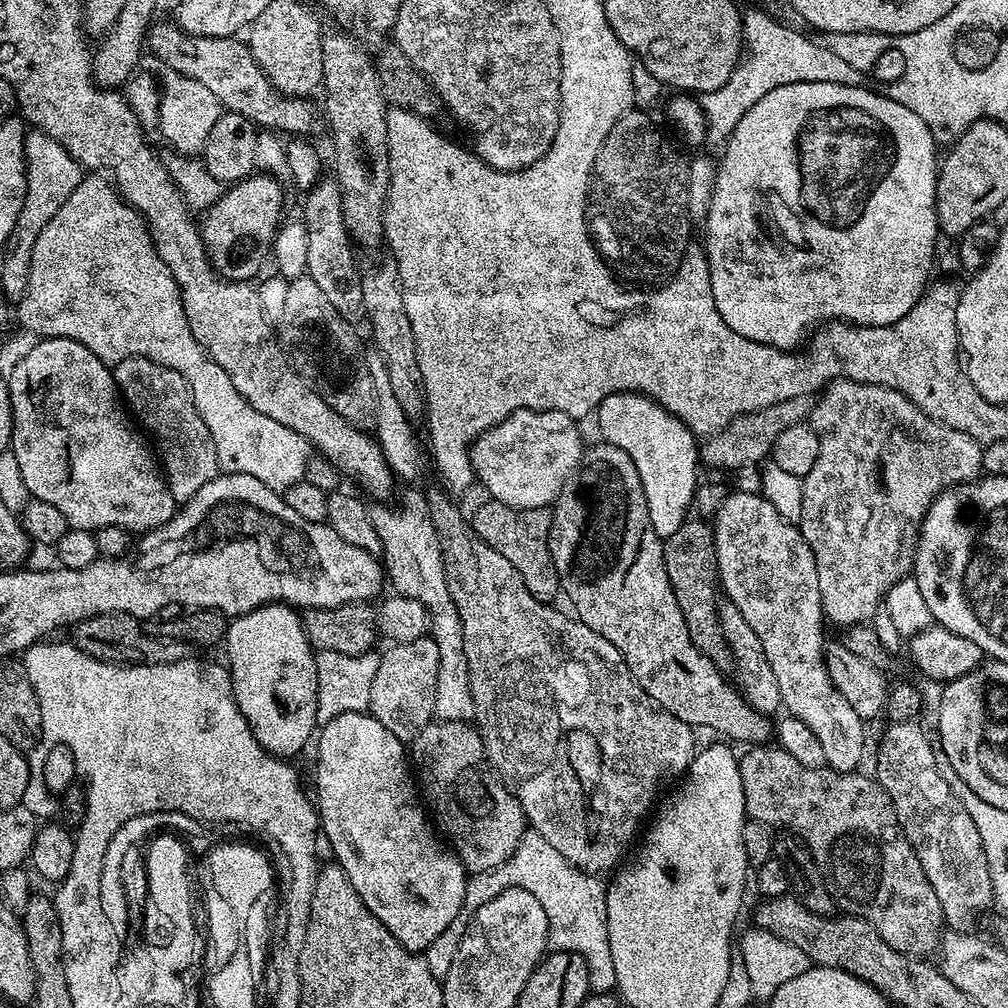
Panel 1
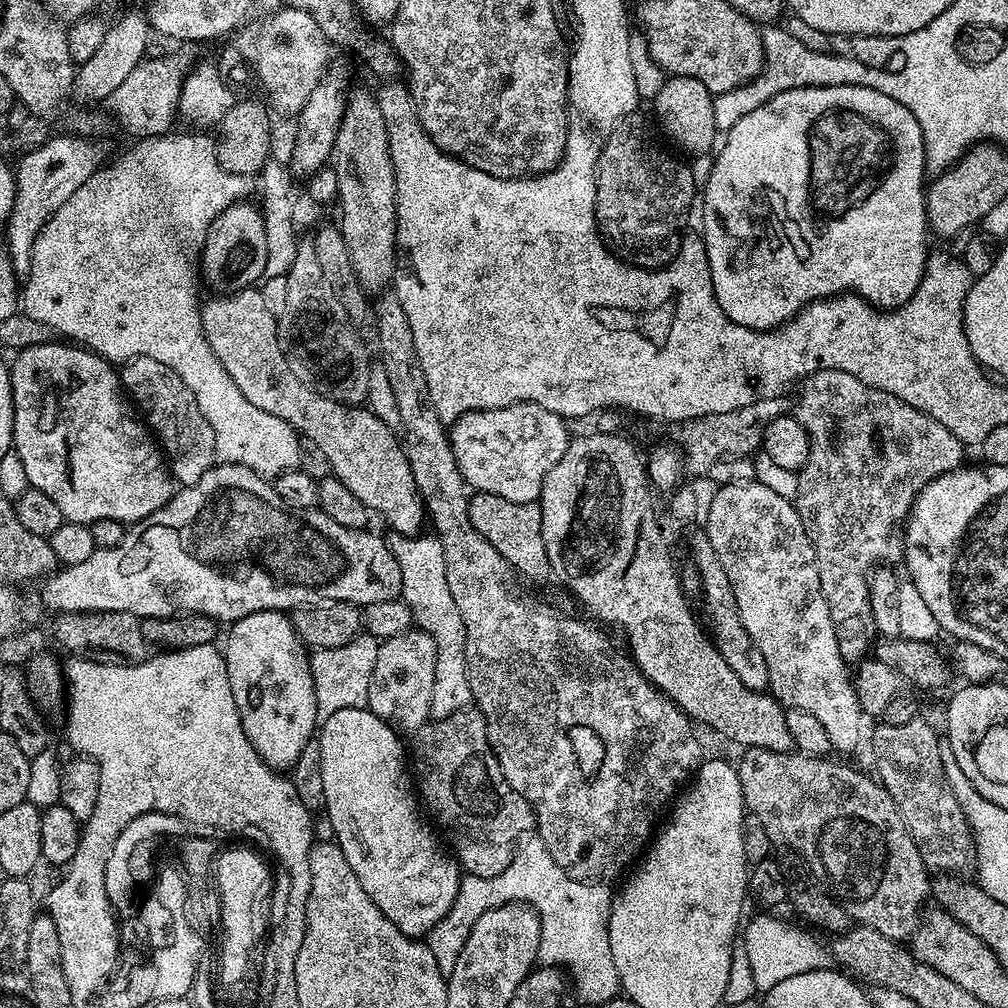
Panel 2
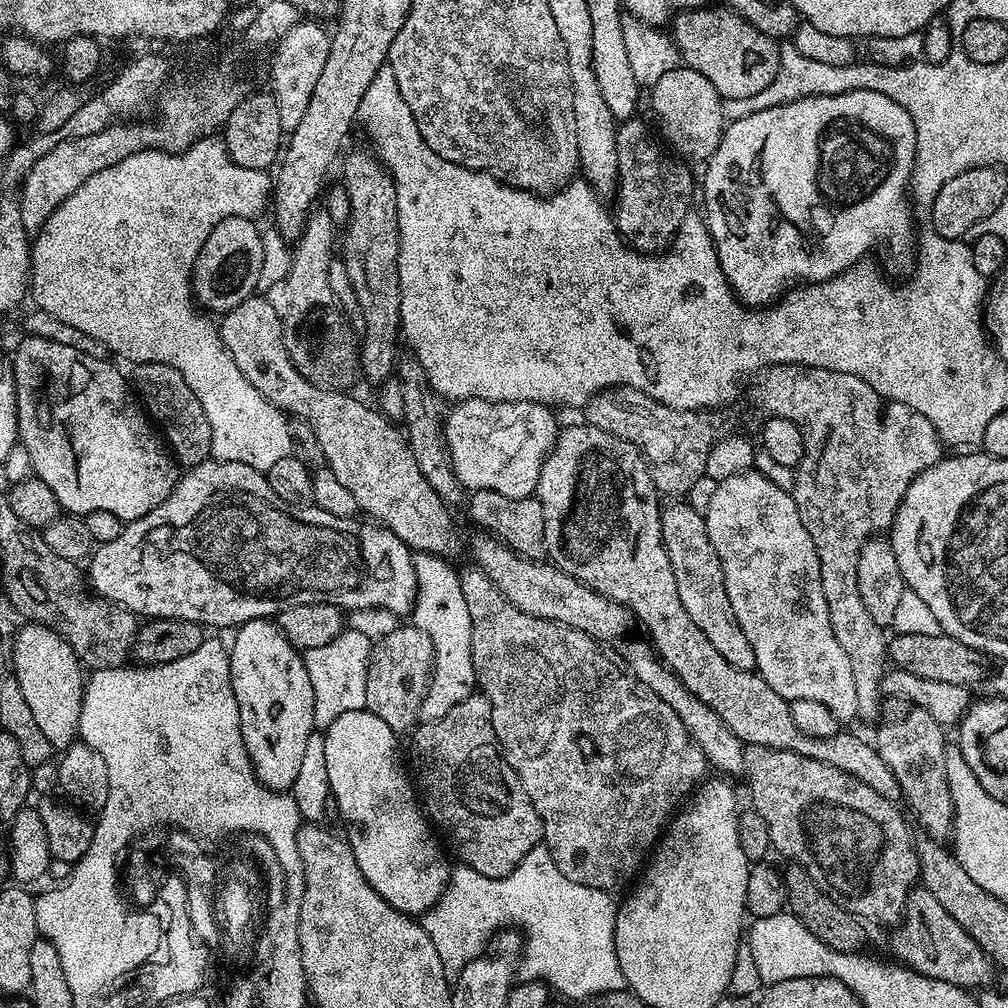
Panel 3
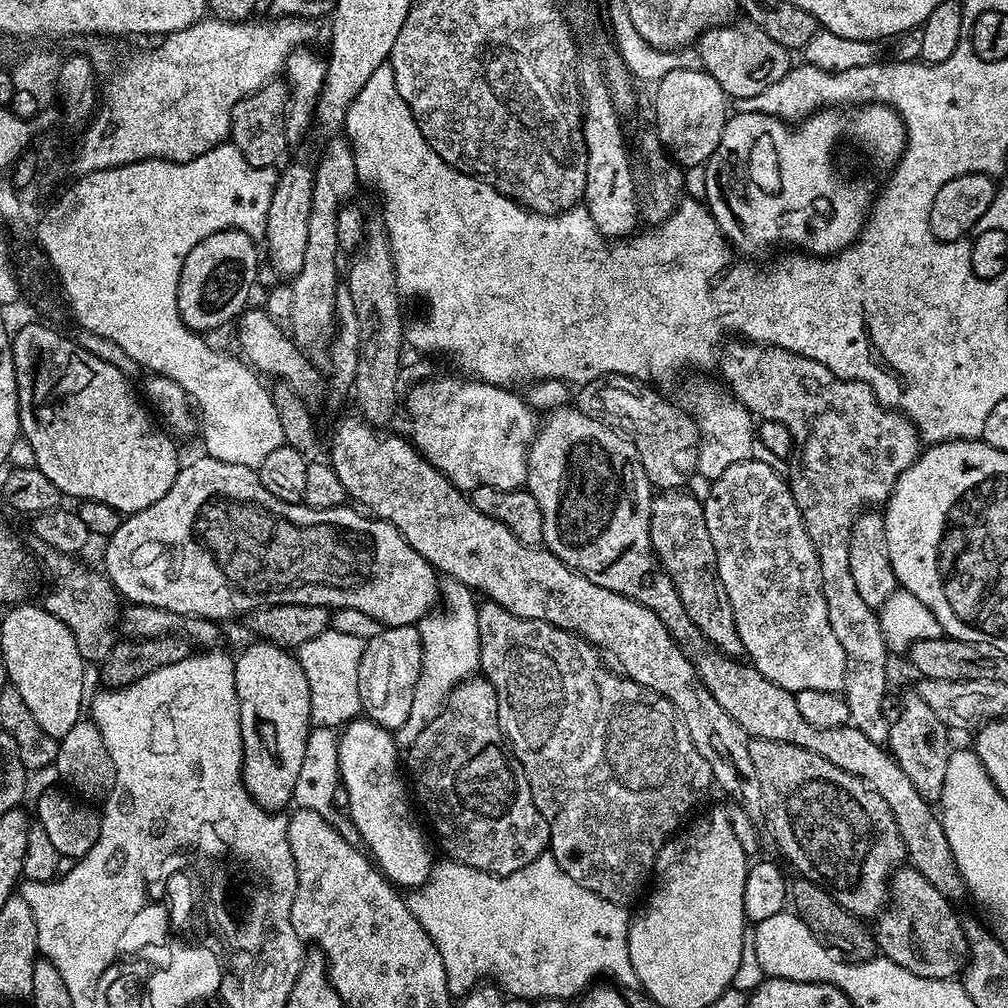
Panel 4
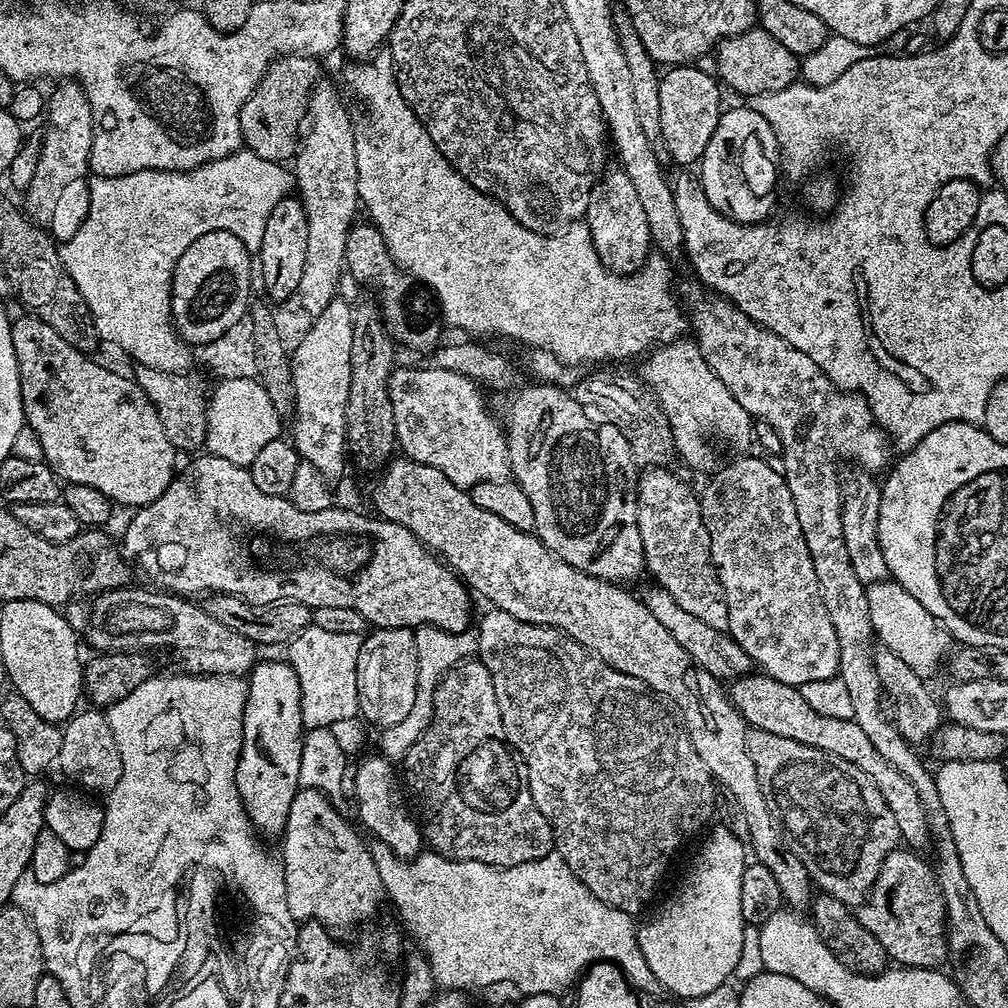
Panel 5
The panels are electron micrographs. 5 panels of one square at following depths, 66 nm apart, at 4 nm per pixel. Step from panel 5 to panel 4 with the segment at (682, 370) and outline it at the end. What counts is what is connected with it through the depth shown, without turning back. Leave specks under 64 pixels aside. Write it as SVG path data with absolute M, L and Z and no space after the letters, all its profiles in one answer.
M717 384L690 385L688 404L686 403L686 411L696 421L696 429L700 431L700 453L696 459L696 471L701 477L704 475L708 482L726 474L730 466L743 460L751 460L752 447L758 442L752 413L746 411L731 392Z

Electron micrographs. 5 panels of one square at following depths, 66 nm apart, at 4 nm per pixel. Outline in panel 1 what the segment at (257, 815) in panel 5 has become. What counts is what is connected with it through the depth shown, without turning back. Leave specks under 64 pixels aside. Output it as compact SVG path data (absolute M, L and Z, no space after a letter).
M263 604L229 623L223 647L228 648L226 667L232 678L232 693L254 738L271 756L293 758L313 739L318 725L318 670L316 655L304 629L301 613L286 604Z

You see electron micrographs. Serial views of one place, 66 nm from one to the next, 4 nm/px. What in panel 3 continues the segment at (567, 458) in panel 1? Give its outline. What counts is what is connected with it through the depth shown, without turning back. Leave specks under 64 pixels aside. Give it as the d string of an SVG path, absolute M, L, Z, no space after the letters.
M462 400L447 409L444 441L454 474L468 490L494 490L506 498L526 498L538 486L544 459L556 447L553 409L533 400Z

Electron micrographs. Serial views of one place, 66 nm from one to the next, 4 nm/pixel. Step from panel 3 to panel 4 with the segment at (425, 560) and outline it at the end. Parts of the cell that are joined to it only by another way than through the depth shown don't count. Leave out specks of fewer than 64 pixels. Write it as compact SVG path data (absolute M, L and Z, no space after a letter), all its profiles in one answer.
M451 578L441 579L439 585L442 604L445 604L444 612L433 610L422 617L418 625L422 638L422 670L418 674L410 718L406 718L406 722L398 730L399 743L404 746L411 746L418 734L422 734L422 730L426 730L430 722L434 722L434 718L444 709L449 694L463 680L471 680L480 672L477 597L471 588Z

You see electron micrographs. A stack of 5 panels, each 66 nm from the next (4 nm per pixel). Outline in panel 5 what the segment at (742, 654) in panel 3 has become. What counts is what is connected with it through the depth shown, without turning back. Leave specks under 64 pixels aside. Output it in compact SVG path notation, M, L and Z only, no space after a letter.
M648 466L639 473L636 485L638 502L638 534L642 534L642 550L647 575L665 588L686 610L714 630L728 627L726 594L712 566L710 538L700 513L700 497L691 492L674 473L664 466Z

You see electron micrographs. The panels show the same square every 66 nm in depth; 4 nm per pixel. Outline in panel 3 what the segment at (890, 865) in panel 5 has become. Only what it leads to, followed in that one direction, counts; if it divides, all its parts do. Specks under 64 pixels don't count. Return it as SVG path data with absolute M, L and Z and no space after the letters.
M923 886L913 888L908 895L908 906L904 910L904 918L895 925L892 936L892 952L903 967L913 971L917 976L926 976L930 980L941 980L965 990L980 990L992 976L994 965L988 959L978 942L946 914L946 910L938 903L938 898L930 894Z

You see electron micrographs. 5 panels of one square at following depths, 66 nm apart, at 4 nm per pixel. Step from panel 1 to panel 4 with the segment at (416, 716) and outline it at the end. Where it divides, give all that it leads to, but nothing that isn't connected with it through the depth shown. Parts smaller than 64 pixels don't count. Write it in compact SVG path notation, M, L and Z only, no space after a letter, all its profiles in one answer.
M415 624L381 627L374 638L364 645L358 665L358 694L363 715L378 726L399 730L410 718L410 706L414 706L414 690L418 686L418 674L422 670L422 638Z

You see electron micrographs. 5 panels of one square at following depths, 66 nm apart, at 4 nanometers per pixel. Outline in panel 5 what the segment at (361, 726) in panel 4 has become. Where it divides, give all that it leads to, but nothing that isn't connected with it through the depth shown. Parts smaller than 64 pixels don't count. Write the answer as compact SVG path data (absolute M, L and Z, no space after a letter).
M368 756L357 766L356 812L360 815L361 822L372 831L371 835L390 846L395 854L406 858L420 855L422 851L420 825L406 803L405 789L398 779L397 769L396 772L392 769L390 761L383 760L380 756Z

